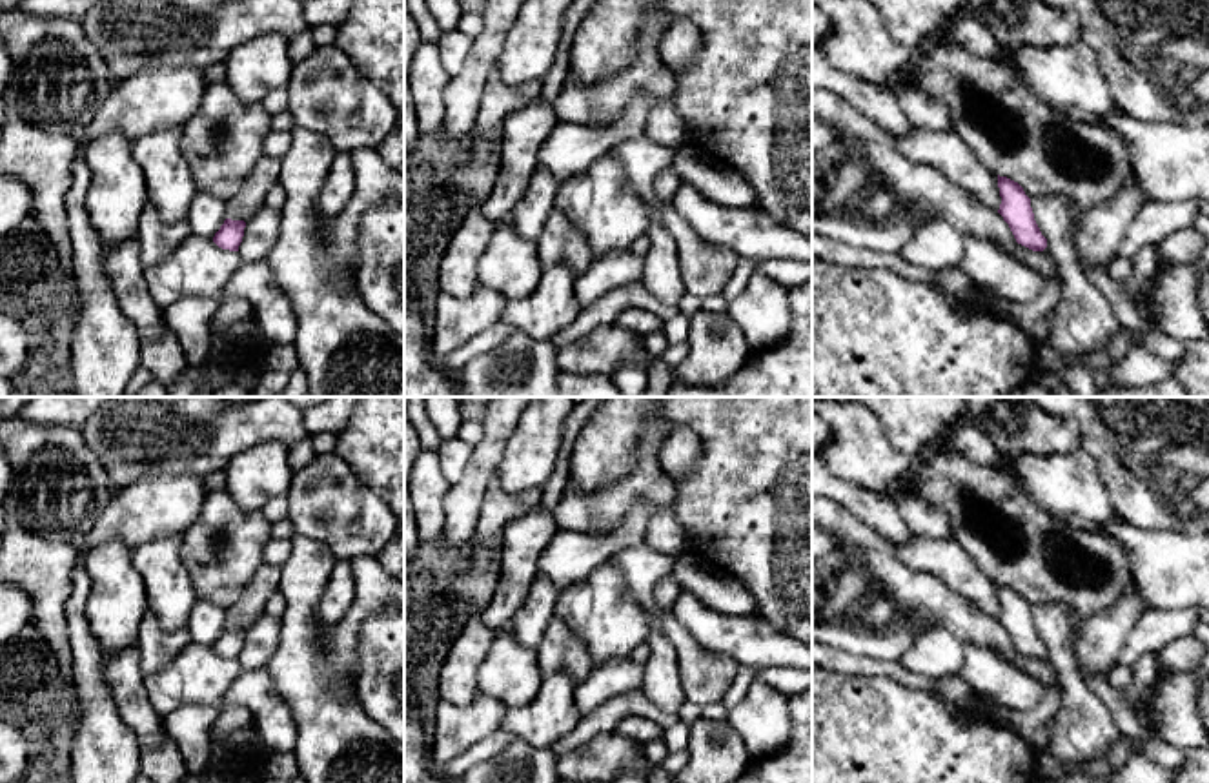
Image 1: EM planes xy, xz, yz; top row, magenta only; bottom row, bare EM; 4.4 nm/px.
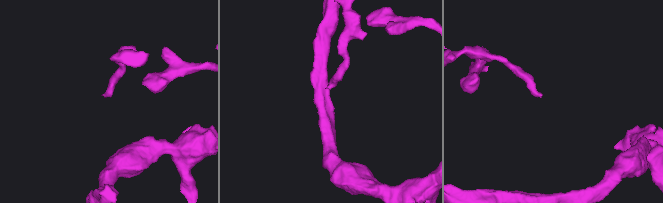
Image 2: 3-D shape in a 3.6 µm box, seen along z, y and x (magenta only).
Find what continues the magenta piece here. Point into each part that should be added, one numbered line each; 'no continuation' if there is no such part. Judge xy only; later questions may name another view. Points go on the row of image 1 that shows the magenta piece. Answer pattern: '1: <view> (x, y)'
no continuation

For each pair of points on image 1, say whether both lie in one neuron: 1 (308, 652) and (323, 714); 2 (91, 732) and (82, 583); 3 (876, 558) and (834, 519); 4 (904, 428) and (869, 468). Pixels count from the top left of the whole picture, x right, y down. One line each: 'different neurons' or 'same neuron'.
1: same neuron
2: same neuron
3: same neuron
4: different neurons

